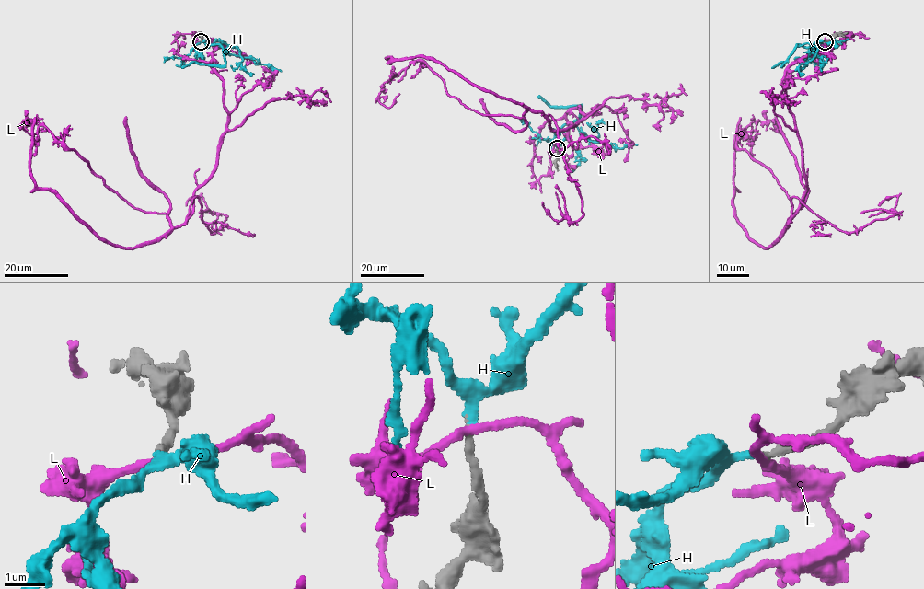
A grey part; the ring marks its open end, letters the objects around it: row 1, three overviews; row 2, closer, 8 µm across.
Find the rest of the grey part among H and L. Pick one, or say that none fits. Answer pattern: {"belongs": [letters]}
{"belongs": ["H"]}

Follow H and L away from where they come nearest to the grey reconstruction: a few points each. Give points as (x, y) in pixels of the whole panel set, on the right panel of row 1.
H: (825, 41), (804, 47), (797, 44), (808, 43), (811, 46), (811, 51), (825, 64), (821, 71)
L: (825, 41), (783, 81), (806, 188), (787, 227), (786, 192), (736, 144), (752, 121), (769, 128)

